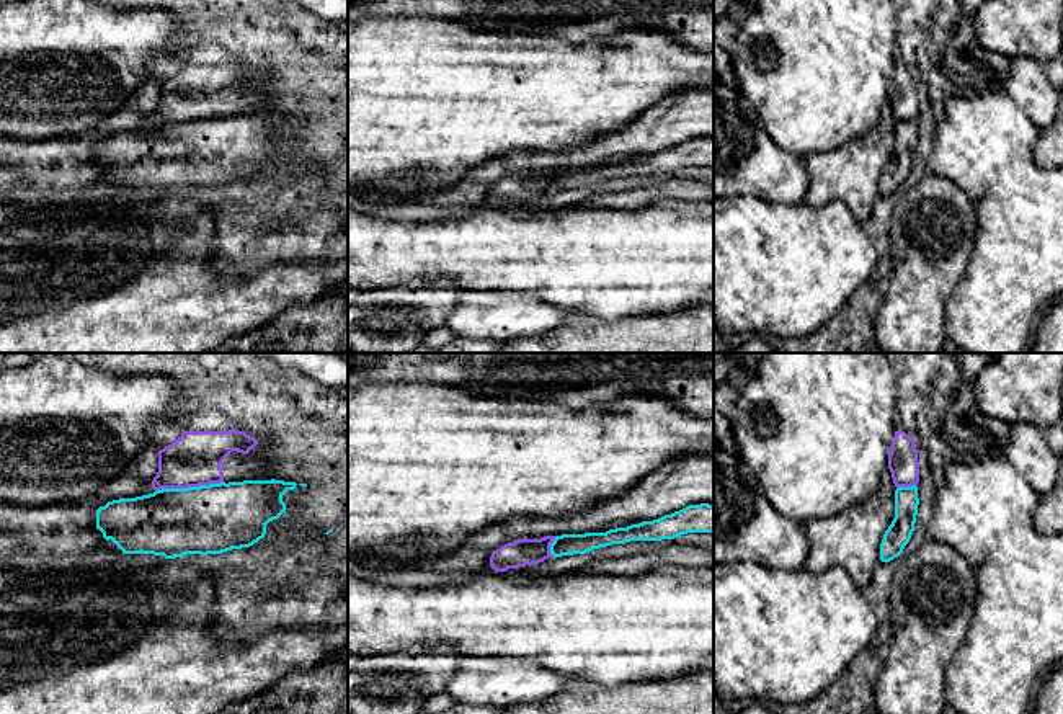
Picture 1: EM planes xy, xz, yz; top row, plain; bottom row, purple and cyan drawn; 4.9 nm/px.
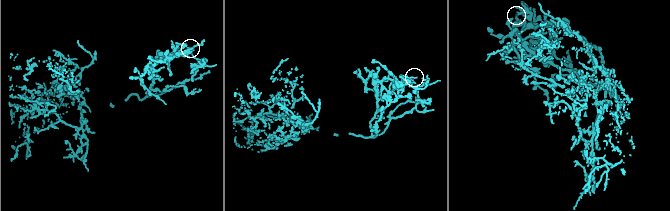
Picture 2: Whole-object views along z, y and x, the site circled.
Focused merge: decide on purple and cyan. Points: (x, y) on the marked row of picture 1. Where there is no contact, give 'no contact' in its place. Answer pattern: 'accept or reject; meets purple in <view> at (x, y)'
reject; meets purple in xy at (188, 486)

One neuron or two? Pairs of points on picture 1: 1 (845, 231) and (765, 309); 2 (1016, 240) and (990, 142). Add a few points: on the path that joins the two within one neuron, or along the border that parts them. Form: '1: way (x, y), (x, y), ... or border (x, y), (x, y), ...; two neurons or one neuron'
1: way (825, 250), (784, 290); one neuron
2: way (1016, 216), (1016, 200), (995, 167); one neuron

